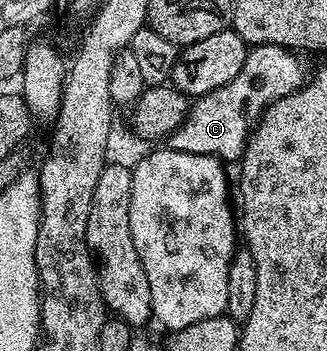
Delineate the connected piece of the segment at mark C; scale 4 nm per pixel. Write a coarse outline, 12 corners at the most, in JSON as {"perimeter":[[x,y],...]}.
{"perimeter":[[251,46],[166,145],[238,163],[264,110],[305,85],[296,51]]}

